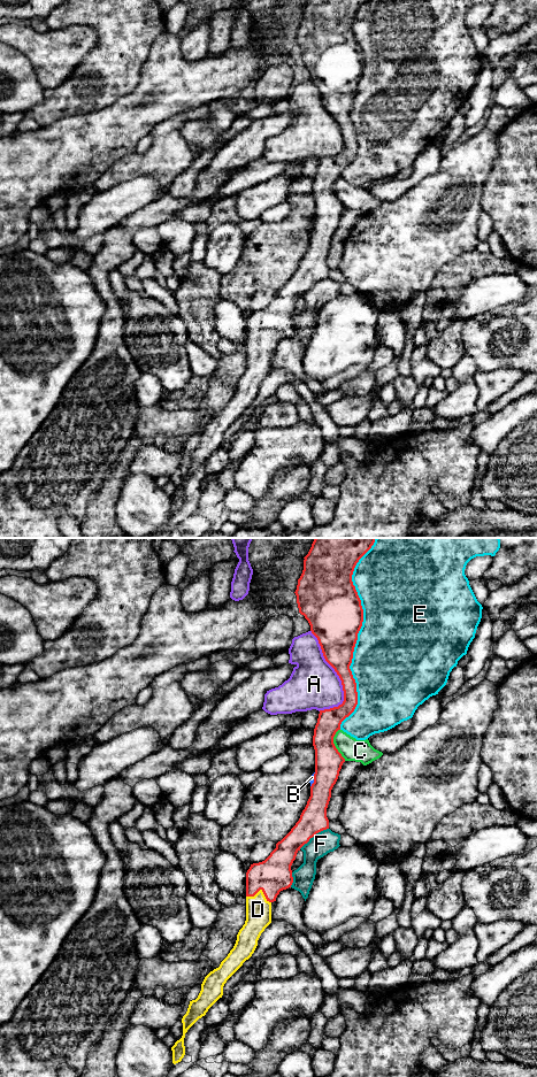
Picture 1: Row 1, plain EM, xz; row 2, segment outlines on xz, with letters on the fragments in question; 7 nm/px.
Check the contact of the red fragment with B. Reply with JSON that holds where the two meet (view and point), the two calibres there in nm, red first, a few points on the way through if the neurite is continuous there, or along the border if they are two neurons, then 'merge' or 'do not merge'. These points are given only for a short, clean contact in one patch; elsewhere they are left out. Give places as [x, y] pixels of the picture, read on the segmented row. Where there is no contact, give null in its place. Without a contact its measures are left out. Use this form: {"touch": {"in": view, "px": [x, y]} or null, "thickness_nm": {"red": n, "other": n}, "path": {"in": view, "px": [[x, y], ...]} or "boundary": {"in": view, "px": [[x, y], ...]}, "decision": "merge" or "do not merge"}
{"touch": {"in": "xz", "px": [314, 779]}, "thickness_nm": {"red": 190, "other": 30}, "boundary": {"in": "xz", "px": [[315, 772], [311, 786]]}, "decision": "do not merge"}

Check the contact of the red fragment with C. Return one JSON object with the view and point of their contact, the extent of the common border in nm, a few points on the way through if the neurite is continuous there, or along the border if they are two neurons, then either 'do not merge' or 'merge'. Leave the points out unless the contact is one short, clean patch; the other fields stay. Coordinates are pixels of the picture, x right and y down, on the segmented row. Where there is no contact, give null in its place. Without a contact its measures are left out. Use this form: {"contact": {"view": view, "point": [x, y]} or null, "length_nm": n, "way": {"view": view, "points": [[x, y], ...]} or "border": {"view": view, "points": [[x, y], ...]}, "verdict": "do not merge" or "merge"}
{"contact": {"view": "xz", "point": [334, 745]}, "length_nm": 220, "border": {"view": "xz", "points": [[338, 729], [334, 737], [334, 745], [345, 760]]}, "verdict": "do not merge"}

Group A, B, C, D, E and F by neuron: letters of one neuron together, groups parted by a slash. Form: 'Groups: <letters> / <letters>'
Groups: A / B / C / D / E / F

